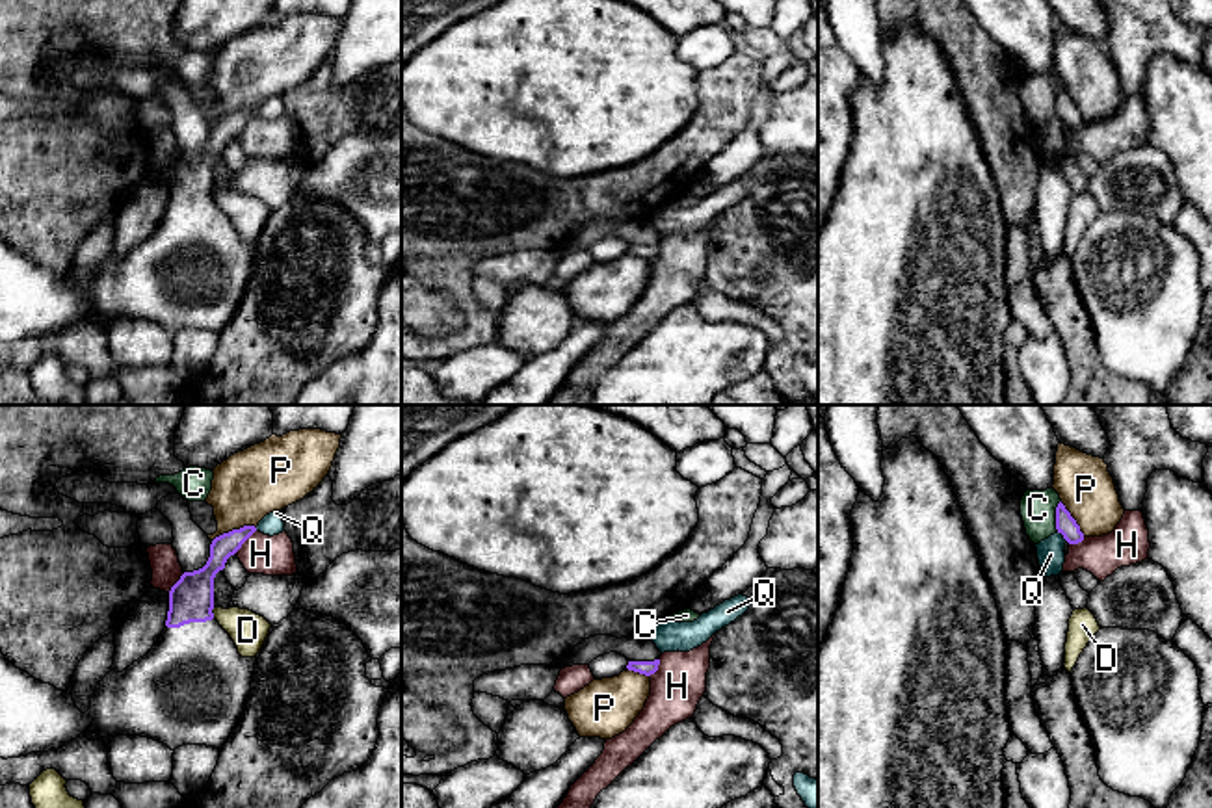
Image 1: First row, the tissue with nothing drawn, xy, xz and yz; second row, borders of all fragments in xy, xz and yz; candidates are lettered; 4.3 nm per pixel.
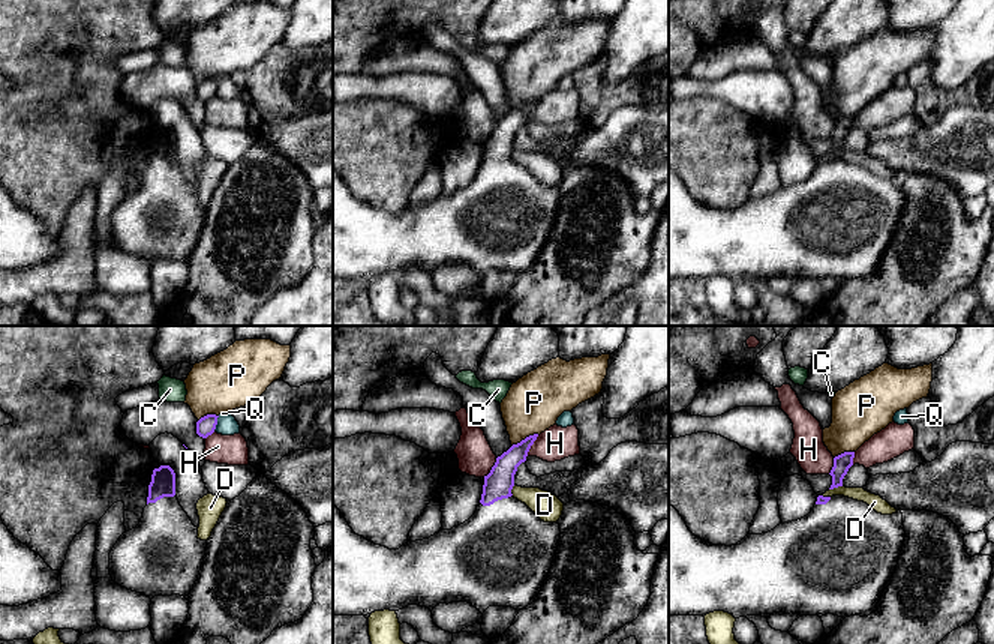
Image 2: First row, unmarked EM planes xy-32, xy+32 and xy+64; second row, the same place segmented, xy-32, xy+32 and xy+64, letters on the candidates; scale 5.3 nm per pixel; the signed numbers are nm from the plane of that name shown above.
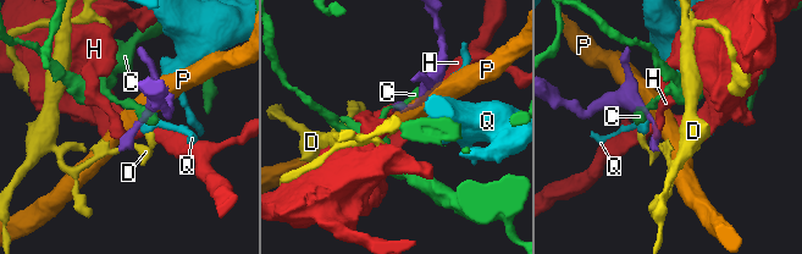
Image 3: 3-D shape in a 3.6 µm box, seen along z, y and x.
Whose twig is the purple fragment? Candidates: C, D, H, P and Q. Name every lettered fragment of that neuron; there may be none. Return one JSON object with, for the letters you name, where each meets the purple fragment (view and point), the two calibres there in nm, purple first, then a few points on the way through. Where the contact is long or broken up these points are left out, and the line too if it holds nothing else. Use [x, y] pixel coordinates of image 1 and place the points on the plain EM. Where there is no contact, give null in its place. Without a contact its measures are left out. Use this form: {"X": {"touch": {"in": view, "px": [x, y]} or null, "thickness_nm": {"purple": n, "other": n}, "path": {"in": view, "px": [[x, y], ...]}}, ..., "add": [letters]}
{"add": []}

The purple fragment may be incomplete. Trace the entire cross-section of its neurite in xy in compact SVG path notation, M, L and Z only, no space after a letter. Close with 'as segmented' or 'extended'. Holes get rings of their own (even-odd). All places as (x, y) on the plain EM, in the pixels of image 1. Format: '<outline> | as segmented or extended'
M244 110L212 124L206 149L184 156L171 171L165 212L156 228L126 254L110 254L86 297L74 290L72 269L59 275L43 267L9 247L0 234L0 342L58 334L82 316L100 319L106 331L115 319L141 319L171 334L182 329L221 332L244 299L257 240L242 241L214 202L214 162L255 115L255 110Z | extended

